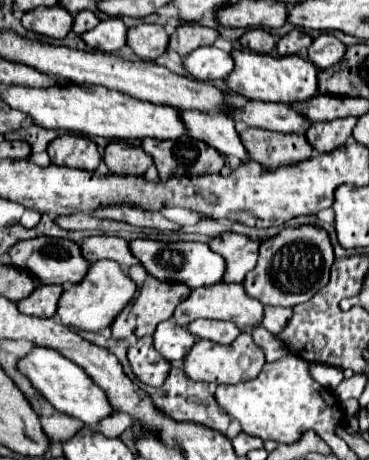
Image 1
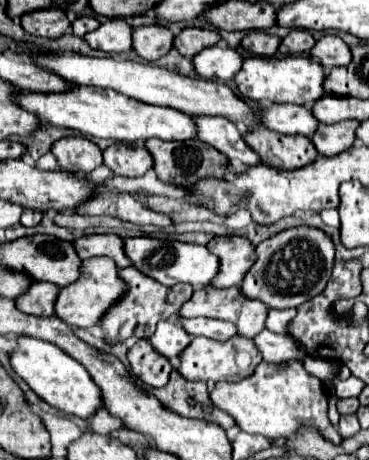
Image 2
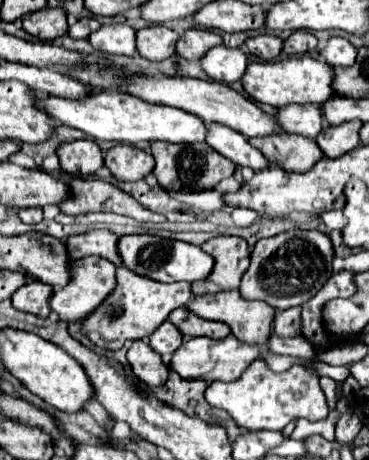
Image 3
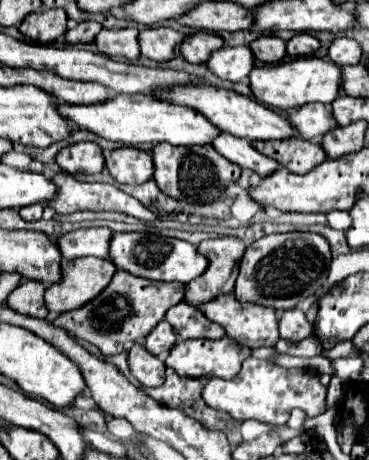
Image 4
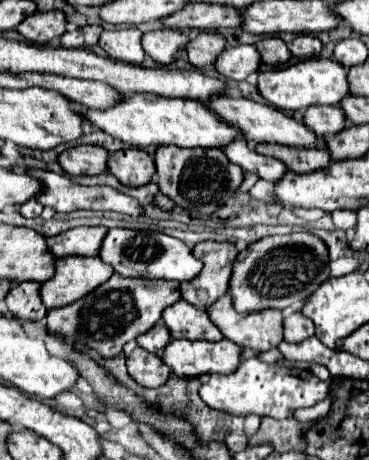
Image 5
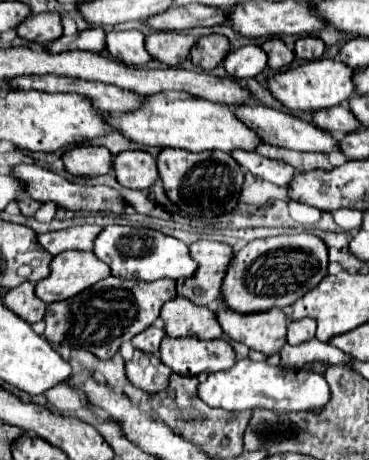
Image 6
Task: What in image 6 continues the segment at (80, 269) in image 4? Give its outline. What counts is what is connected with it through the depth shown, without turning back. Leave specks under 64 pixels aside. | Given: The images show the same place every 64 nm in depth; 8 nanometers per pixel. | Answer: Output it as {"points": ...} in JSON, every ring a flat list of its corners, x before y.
{"points":[[64,250,50,262,50,276,36,282,36,296,46,304,66,300,108,276,108,264,96,260,92,252]]}

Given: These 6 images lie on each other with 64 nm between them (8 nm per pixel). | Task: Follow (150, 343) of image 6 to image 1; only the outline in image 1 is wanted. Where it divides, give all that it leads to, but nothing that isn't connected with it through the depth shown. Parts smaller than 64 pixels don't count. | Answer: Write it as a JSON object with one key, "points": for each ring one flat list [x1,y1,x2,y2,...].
{"points":[[174,320,160,322,154,332,154,346,168,362,182,360,194,342,196,336,192,336,184,326,178,326]]}

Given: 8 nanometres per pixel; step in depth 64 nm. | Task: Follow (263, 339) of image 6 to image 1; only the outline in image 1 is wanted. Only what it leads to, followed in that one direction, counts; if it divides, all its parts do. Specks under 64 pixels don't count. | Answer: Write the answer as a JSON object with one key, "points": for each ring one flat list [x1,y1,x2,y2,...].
{"points":[[214,284,214,286,204,286,204,288,196,288,192,290,192,294,188,296,188,300,180,302,178,308,176,308,176,314,174,314,176,322,180,326,186,326,190,324,192,320,198,320,198,318,208,318,208,320,232,320,242,332,248,332,256,326,262,324,262,318,264,318,264,306,250,298,242,284]]}

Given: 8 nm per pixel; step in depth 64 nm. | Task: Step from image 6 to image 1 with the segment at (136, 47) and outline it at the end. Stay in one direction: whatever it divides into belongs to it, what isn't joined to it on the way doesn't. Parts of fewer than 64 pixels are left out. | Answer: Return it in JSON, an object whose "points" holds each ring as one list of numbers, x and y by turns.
{"points":[[108,18,96,28,84,32,82,40,88,44,88,48,100,52,118,52,128,42,128,28,120,18]]}

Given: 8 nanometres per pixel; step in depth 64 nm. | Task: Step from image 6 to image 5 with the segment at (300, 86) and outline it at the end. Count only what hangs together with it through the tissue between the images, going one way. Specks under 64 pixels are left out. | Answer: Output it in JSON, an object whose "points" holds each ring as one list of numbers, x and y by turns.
{"points":[[310,58,300,60,284,70,270,70,270,72,258,72,258,90,260,94,276,108,280,110,306,110,308,106,336,106,340,104,348,94,348,68,342,64,336,64,336,60,324,60,324,58]]}

